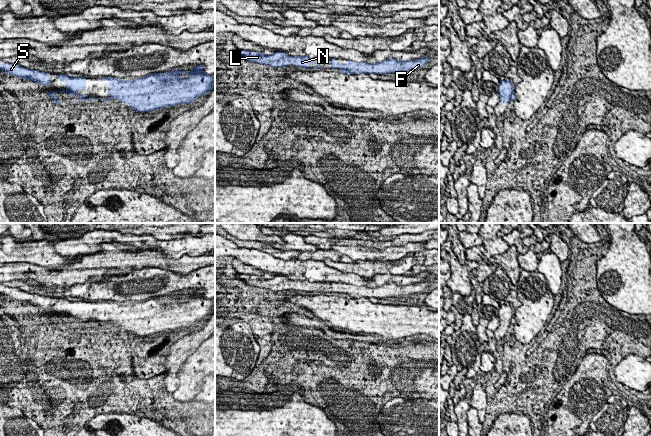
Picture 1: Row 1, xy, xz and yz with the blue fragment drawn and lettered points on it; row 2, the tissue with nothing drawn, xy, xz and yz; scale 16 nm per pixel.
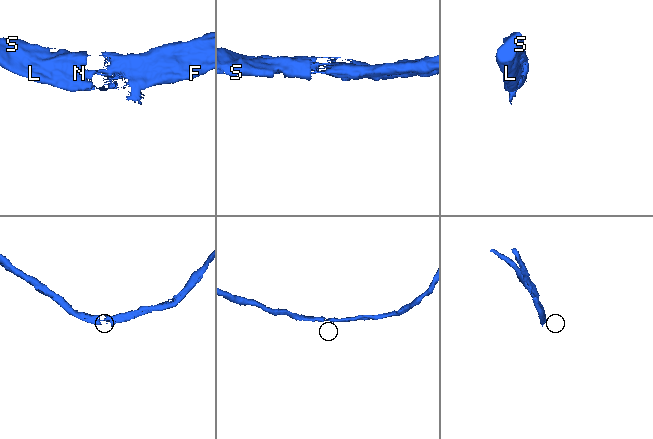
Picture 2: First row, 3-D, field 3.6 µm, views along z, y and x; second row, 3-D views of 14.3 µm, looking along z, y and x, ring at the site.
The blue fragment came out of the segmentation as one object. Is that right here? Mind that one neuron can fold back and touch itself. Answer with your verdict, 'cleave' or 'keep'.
keep

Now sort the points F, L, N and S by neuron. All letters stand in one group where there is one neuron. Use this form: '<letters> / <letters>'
F L N S

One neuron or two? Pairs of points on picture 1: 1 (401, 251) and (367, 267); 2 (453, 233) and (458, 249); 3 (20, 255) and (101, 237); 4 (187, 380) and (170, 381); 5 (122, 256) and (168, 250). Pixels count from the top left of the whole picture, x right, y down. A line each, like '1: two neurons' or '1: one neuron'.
1: two neurons
2: one neuron
3: two neurons
4: two neurons
5: two neurons

